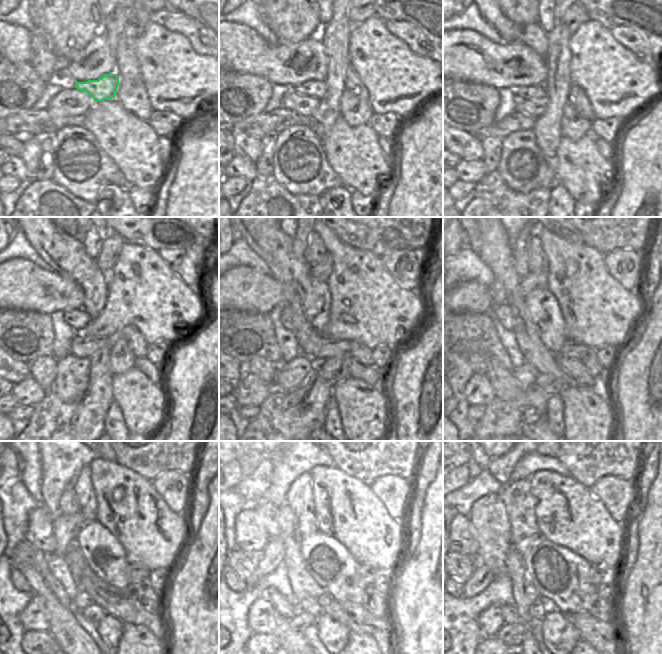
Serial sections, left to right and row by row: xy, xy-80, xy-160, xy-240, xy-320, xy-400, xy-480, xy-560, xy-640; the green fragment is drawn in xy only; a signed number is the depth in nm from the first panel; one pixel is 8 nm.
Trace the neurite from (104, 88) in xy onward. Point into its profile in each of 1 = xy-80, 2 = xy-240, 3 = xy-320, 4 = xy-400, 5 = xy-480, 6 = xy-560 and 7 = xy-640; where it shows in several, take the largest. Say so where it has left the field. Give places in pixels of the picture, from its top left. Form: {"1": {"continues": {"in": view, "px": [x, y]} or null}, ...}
{"1": {"continues": {"in": "xy-80", "px": [317, 88]}}, "2": {"continues": {"in": "xy-240", "px": [77, 319]}}, "3": {"continues": {"in": "xy-320", "px": [287, 316]}}, "4": {"continues": {"in": "xy-400", "px": [503, 313]}}, "5": {"continues": {"in": "xy-480", "px": [39, 534]}}, "6": {"continues": {"in": "xy-560", "px": [250, 536]}}, "7": {"continues": {"in": "xy-640", "px": [463, 541]}}}

